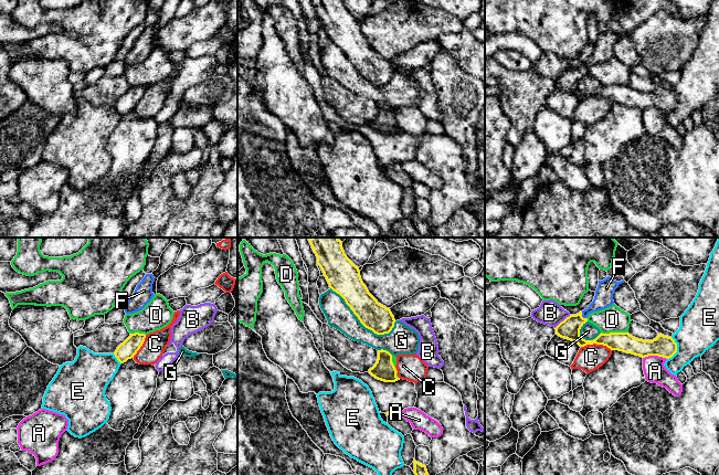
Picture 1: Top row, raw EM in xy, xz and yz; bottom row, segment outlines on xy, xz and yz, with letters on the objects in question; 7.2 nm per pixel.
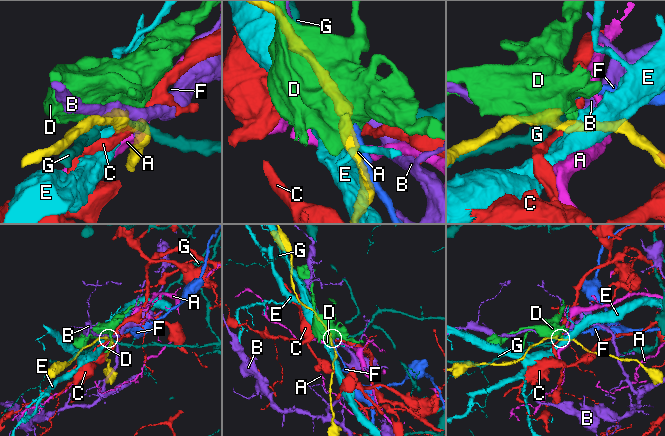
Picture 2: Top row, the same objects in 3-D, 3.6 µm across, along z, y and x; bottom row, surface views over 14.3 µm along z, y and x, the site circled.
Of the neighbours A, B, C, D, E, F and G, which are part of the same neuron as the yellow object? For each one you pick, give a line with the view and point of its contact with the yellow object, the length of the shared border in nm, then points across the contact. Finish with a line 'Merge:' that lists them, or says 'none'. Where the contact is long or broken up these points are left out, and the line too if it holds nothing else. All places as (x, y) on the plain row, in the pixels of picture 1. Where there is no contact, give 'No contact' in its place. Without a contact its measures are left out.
F: Touches yellow at yz (581, 69). Shared border 70 nm. Path across: yz (570, 80), (581, 69), (603, 51)
Merge: F

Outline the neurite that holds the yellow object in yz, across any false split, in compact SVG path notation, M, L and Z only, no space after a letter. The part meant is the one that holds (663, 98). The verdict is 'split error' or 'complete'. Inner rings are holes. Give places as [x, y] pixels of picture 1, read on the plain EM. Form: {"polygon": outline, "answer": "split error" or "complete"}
{"polygon": "M607 29L599 33L593 54L589 60L577 67L570 67L561 74L554 82L556 87L561 91L577 95L580 99L586 97L603 97L611 103L618 103L626 106L639 108L658 108L666 112L672 110L677 105L677 96L672 89L658 86L653 93L643 93L633 89L628 85L600 86L593 93L585 93L580 88L581 80L588 74L588 68L593 64L605 62L614 56L613 46L620 36L625 33L616 34Z", "answer": "split error"}

